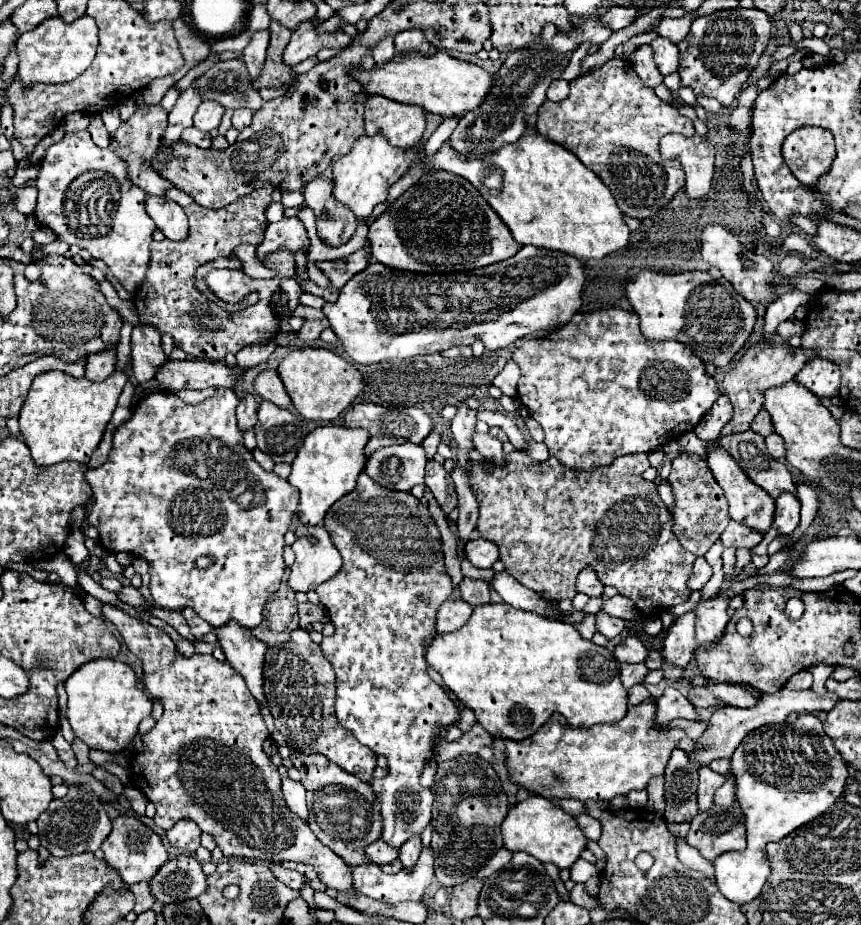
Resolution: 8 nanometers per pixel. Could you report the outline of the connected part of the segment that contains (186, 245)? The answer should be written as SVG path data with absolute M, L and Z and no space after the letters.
M264 186L220 210L208 210L196 204L186 192L178 188L166 190L166 198L178 202L184 208L190 220L190 236L184 242L172 240L152 242L150 246L152 258L148 274L144 284L140 286L140 292L134 296L134 304L142 324L154 324L160 332L170 334L174 338L174 344L182 348L188 356L210 362L222 362L228 352L236 354L244 346L272 340L280 332L280 318L272 308L272 298L276 290L280 290L280 278L296 276L294 256L292 252L288 252L288 248L280 248L280 254L272 252L272 256L268 256L264 266L274 272L274 278L254 279L260 280L260 290L252 290L258 293L259 300L246 310L234 314L226 312L216 302L210 302L194 284L198 266L216 260L220 256L234 256L234 250L242 244L250 246L262 244L268 226L264 212L272 202L270 198L272 190L274 190L272 186Z

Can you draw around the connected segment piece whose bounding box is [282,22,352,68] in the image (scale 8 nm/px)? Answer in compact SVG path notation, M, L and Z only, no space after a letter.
M304 22L300 24L300 28L296 28L292 32L292 38L284 50L284 64L296 66L302 60L316 56L322 48L334 48L334 50L342 50L346 46L352 44L352 38L348 34L334 32L334 34L318 34L314 30L314 22Z

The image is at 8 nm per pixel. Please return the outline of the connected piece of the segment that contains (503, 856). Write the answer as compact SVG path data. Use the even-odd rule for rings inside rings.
M500 848L500 850L490 858L490 862L476 872L476 878L478 878L478 880L484 880L484 878L492 876L496 870L504 868L504 866L510 862L510 858L512 858L512 852L508 852L506 848Z

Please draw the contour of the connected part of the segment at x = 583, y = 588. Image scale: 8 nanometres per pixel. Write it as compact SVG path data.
M584 568L584 572L580 572L580 574L578 574L576 588L578 588L578 592L590 594L590 596L600 596L600 594L602 594L602 590L604 590L602 582L598 580L596 572L592 572L592 568Z

